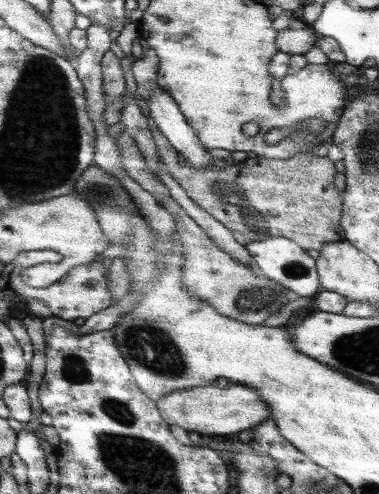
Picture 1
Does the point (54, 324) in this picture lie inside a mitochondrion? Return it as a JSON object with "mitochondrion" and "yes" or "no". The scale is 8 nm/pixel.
{"mitochondrion":"no"}

